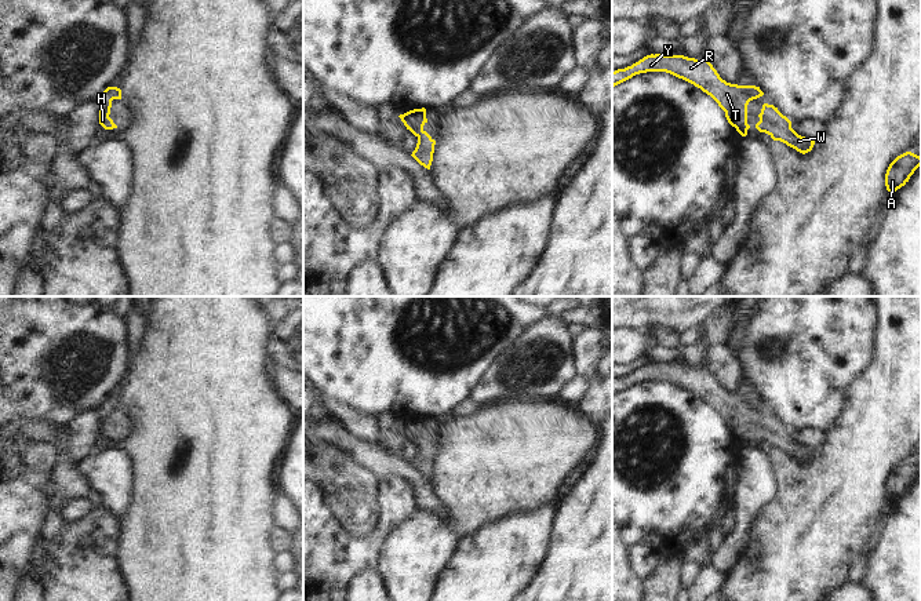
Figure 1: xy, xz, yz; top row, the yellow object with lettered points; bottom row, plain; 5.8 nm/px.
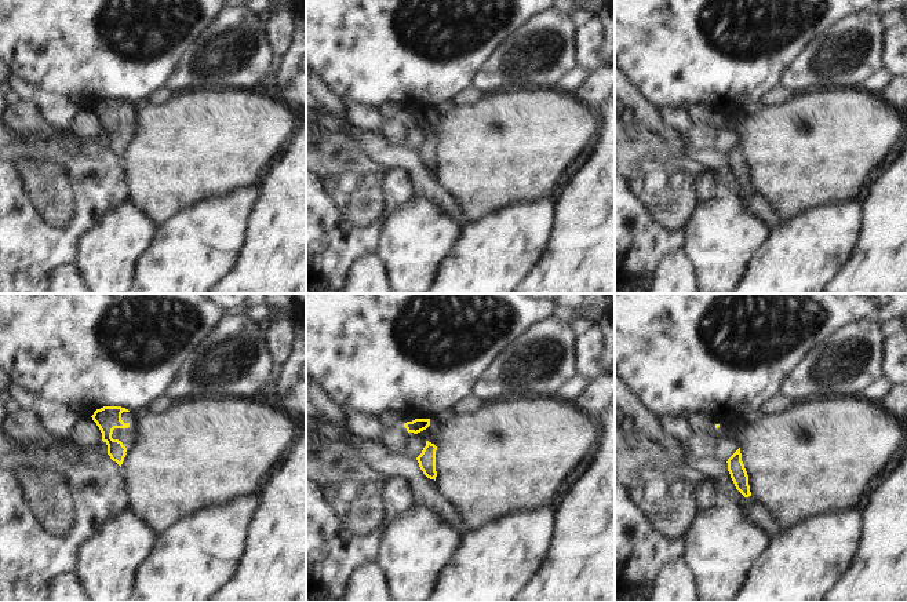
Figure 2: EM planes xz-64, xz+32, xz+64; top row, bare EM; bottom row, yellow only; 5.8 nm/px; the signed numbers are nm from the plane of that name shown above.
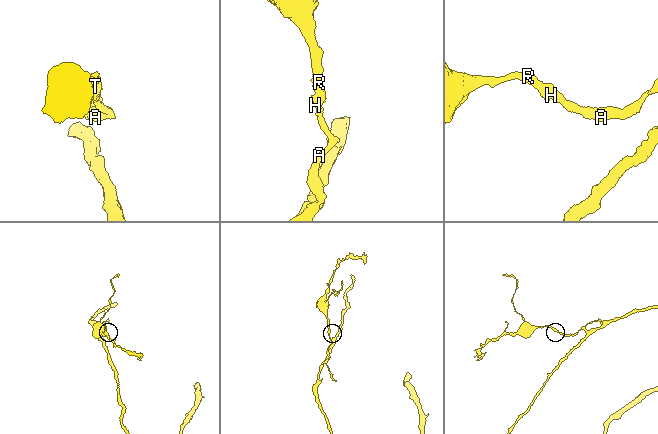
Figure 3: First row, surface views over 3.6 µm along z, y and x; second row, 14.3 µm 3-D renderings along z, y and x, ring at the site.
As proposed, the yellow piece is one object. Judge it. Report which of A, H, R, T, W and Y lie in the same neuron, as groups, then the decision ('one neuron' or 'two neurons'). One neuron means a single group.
A H R T W Y; one neuron

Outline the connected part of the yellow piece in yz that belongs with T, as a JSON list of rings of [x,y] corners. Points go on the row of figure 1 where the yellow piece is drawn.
[[[651,54],[625,69],[612,72],[612,87],[647,72],[666,72],[682,79],[710,95],[725,112],[728,123],[742,135],[747,135],[747,105],[764,95],[760,87],[727,83],[707,59],[684,55]]]

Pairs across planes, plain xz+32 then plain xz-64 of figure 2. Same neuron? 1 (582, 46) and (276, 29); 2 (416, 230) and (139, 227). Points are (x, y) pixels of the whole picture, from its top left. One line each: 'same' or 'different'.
1: same
2: same

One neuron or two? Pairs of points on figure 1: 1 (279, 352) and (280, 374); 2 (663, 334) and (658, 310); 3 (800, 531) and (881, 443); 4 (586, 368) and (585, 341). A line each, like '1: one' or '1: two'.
1: two
2: two
3: one
4: one

